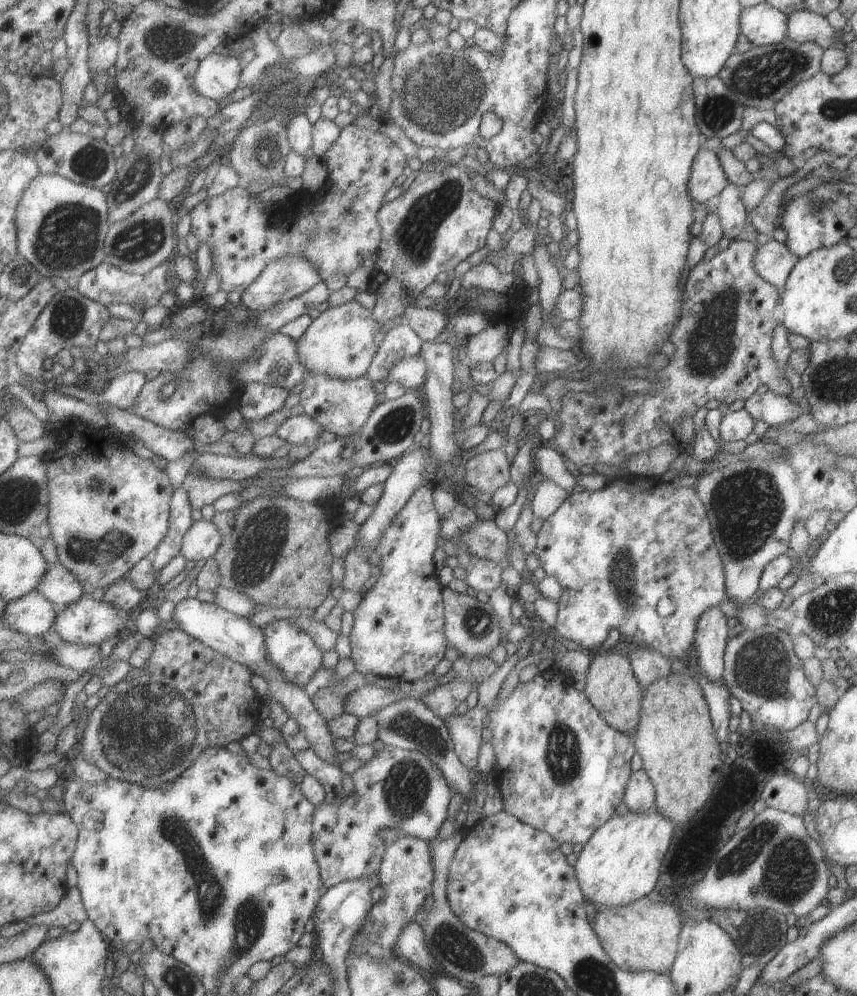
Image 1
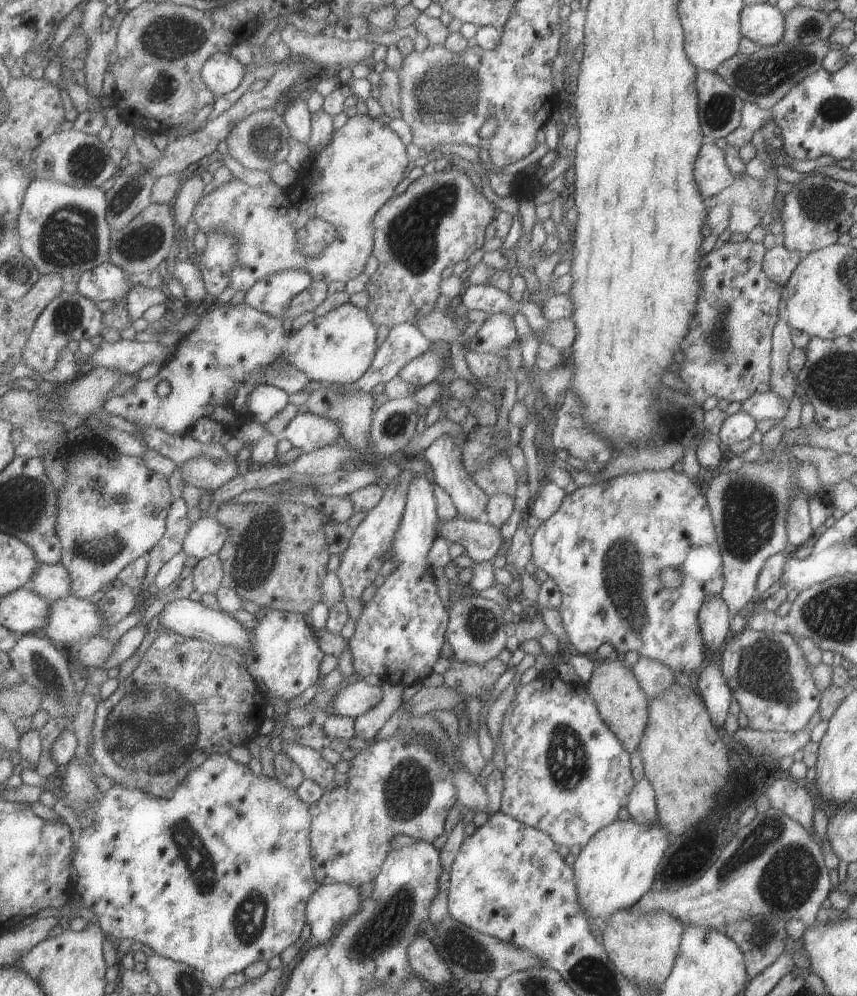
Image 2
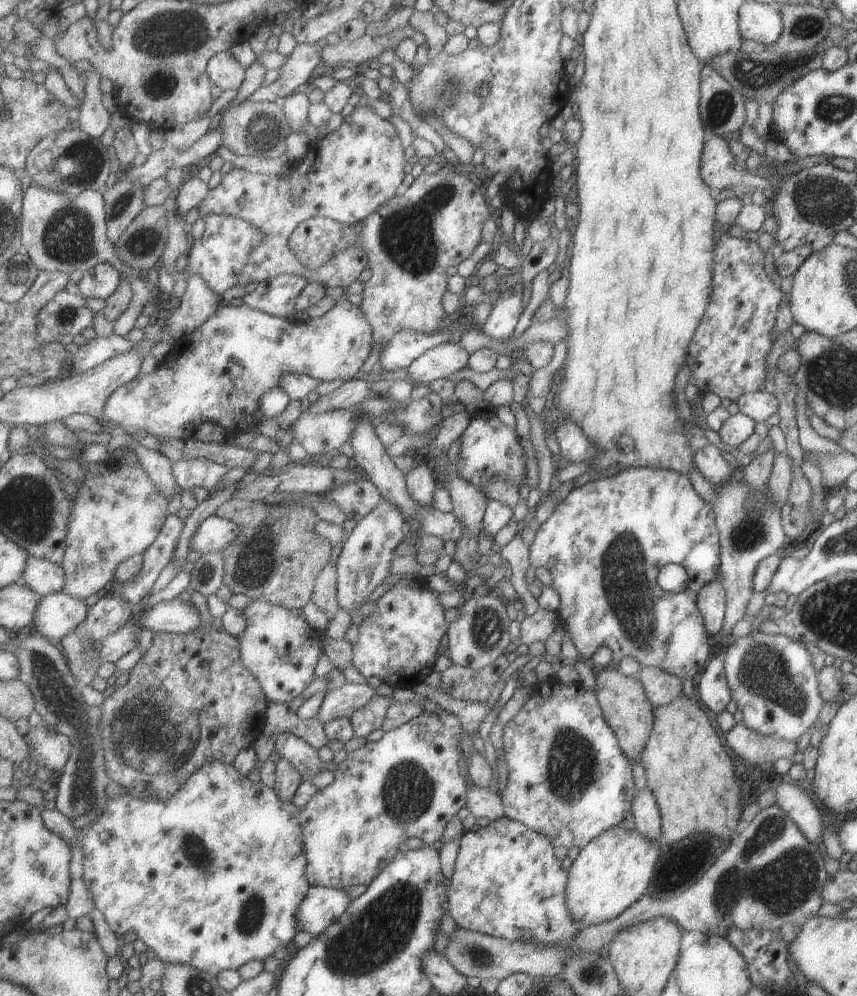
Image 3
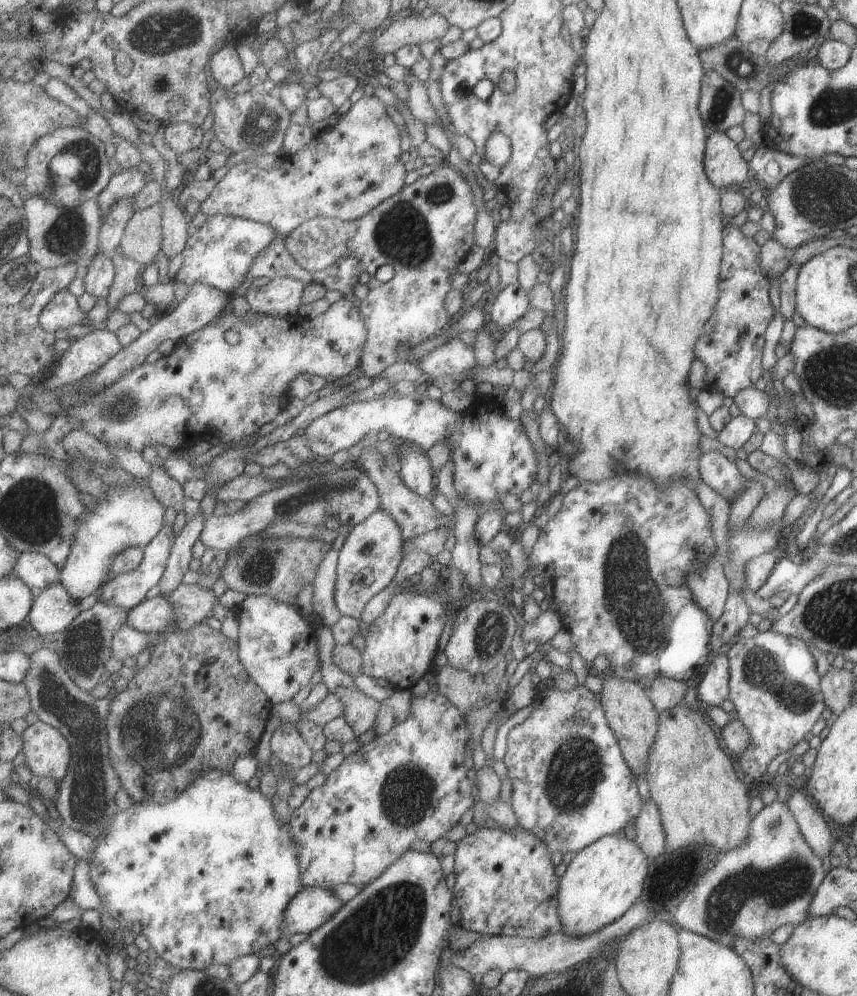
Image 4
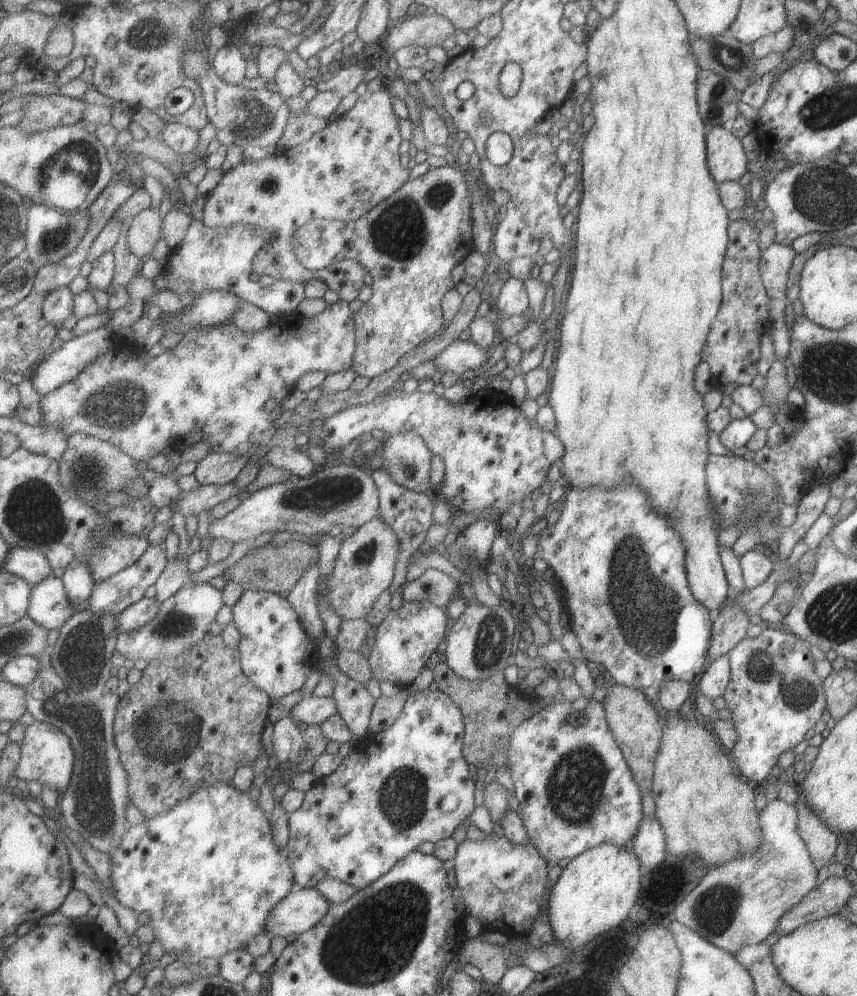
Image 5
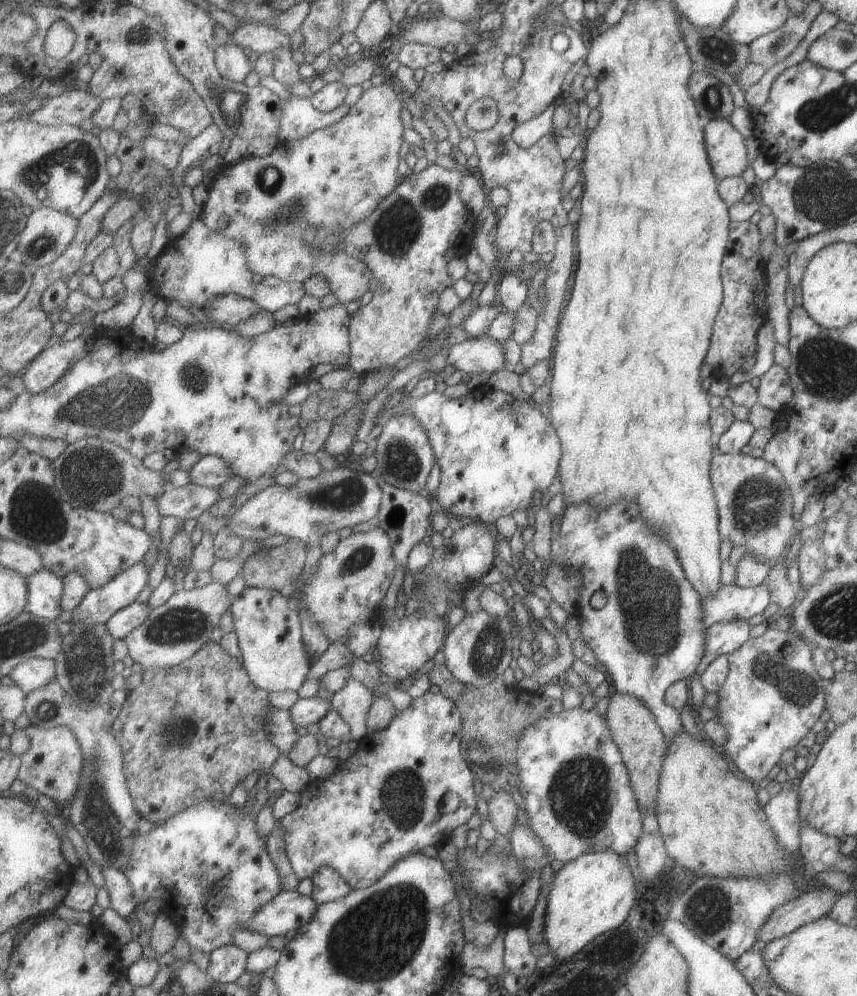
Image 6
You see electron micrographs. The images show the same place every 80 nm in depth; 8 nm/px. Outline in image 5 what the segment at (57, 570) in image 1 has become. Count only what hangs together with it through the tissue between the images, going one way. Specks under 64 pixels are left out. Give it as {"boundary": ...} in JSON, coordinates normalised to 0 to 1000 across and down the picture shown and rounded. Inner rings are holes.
{"boundary":[[[27,549],[12,550],[5,562],[5,570],[30,580],[37,588],[62,576],[61,566],[53,556]]]}

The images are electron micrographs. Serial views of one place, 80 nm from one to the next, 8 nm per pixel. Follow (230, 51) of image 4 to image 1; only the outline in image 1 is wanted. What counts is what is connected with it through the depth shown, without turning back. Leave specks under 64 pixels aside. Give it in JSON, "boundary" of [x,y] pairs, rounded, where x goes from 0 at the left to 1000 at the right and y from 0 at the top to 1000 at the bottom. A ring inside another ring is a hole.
{"boundary":[[[244,54],[225,76],[225,88],[254,102],[280,88],[284,65],[277,57]]]}

